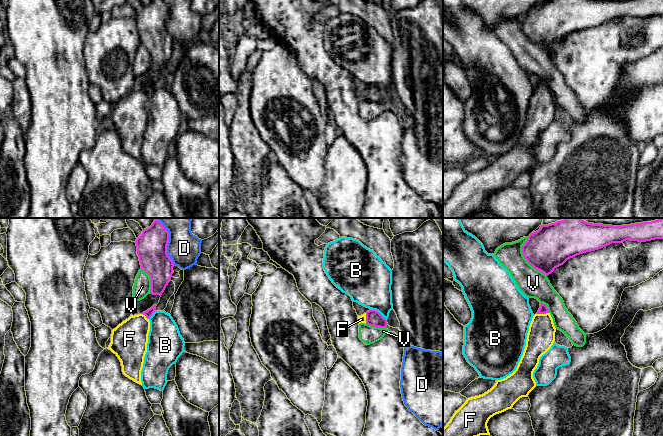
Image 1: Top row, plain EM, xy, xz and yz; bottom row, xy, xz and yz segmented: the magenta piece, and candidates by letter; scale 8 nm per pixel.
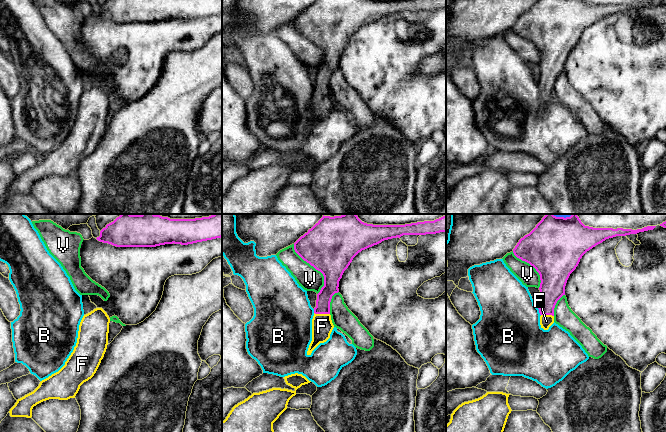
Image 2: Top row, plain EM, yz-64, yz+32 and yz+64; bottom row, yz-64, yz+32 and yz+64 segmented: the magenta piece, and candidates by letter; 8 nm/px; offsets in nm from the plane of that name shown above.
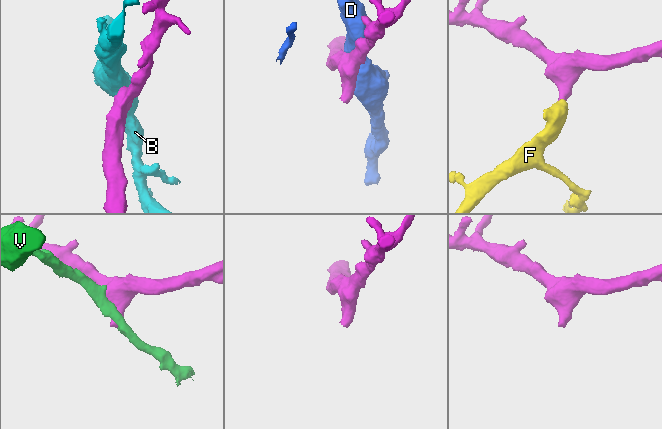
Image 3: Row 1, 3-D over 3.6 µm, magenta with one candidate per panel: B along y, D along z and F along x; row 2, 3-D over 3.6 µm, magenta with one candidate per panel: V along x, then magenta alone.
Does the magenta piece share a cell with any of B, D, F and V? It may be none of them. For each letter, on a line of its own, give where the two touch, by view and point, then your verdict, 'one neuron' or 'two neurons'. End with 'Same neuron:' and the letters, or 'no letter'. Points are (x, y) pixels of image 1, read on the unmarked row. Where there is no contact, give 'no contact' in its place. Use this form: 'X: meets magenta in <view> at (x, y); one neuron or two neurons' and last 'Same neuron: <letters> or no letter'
B: meets magenta in xz at (379, 89); two neurons
D: meets magenta in xy at (167, 20); two neurons
F: meets magenta in yz at (542, 89); one neuron
V: meets magenta in yz at (525, 34); two neurons
Same neuron: F

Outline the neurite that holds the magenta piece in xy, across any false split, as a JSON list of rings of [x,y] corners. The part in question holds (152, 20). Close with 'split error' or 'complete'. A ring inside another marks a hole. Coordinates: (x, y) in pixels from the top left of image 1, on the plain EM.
[[[152,0],[135,17],[141,45],[151,55],[149,70],[161,72],[171,57],[174,40],[167,30],[168,18],[169,8],[163,0]]] | complete

